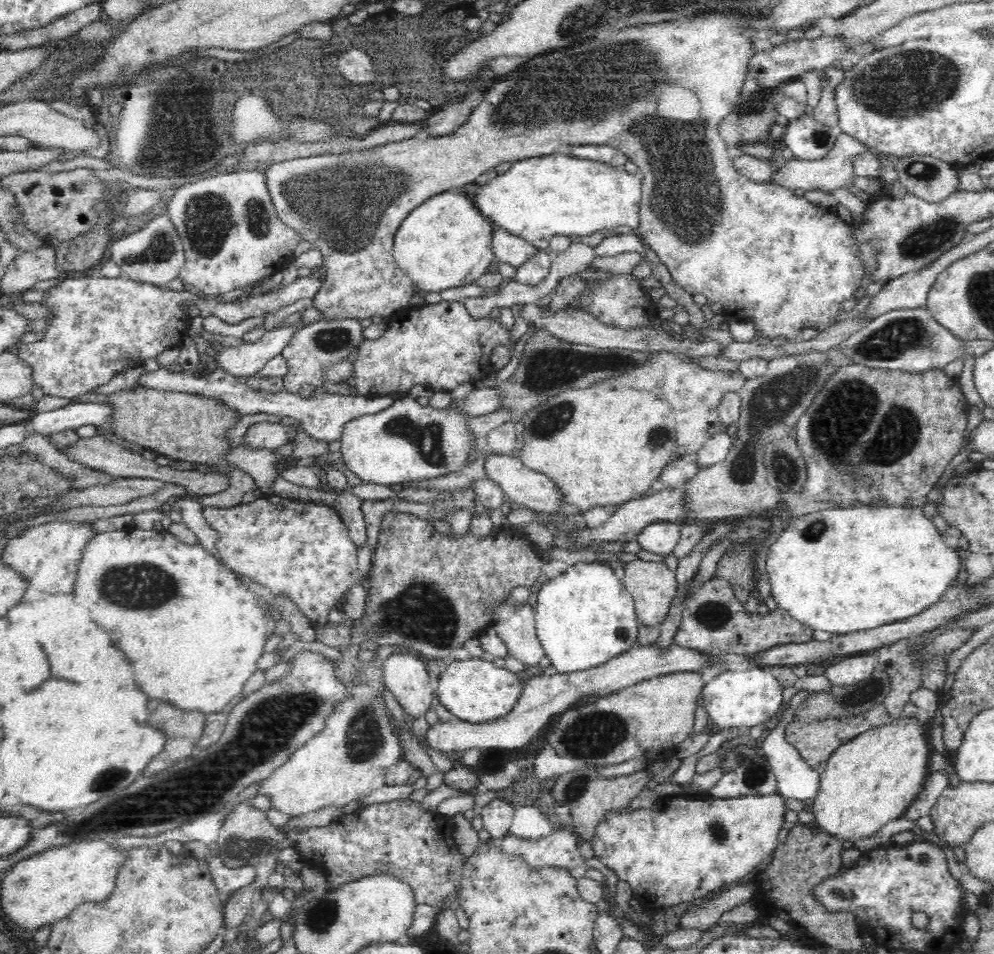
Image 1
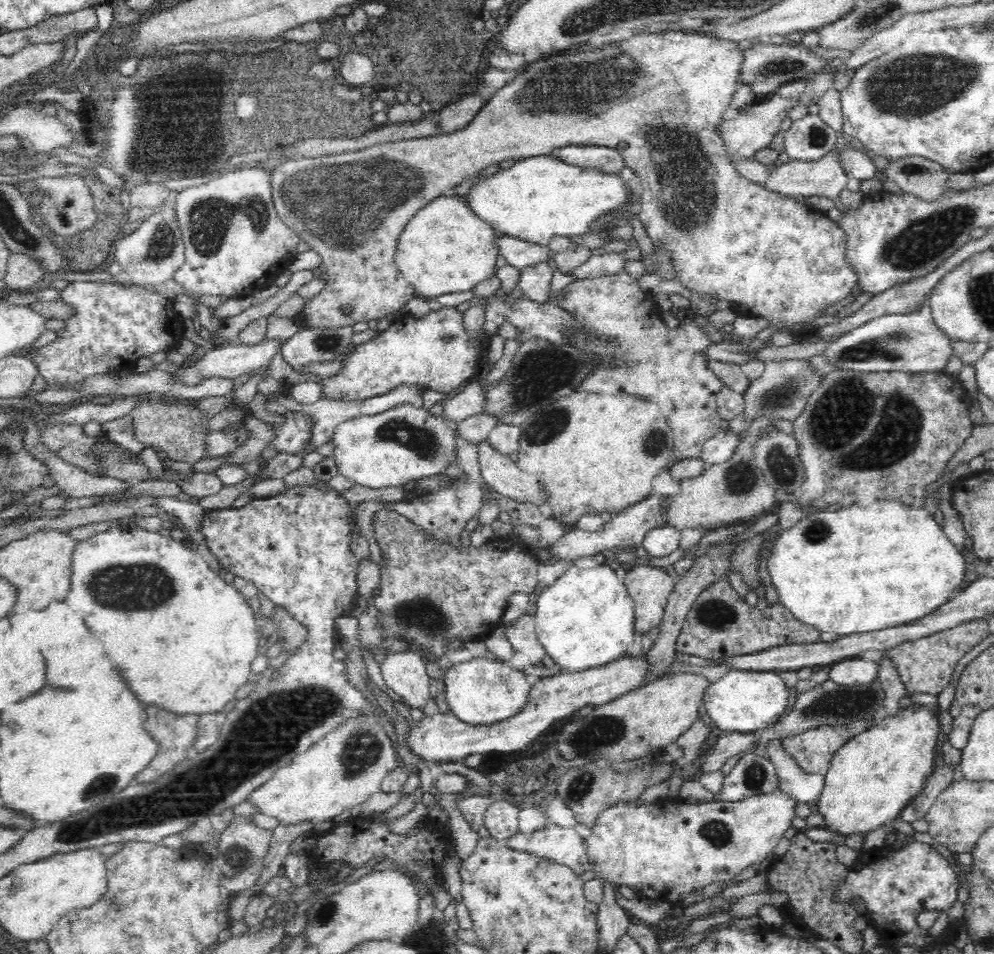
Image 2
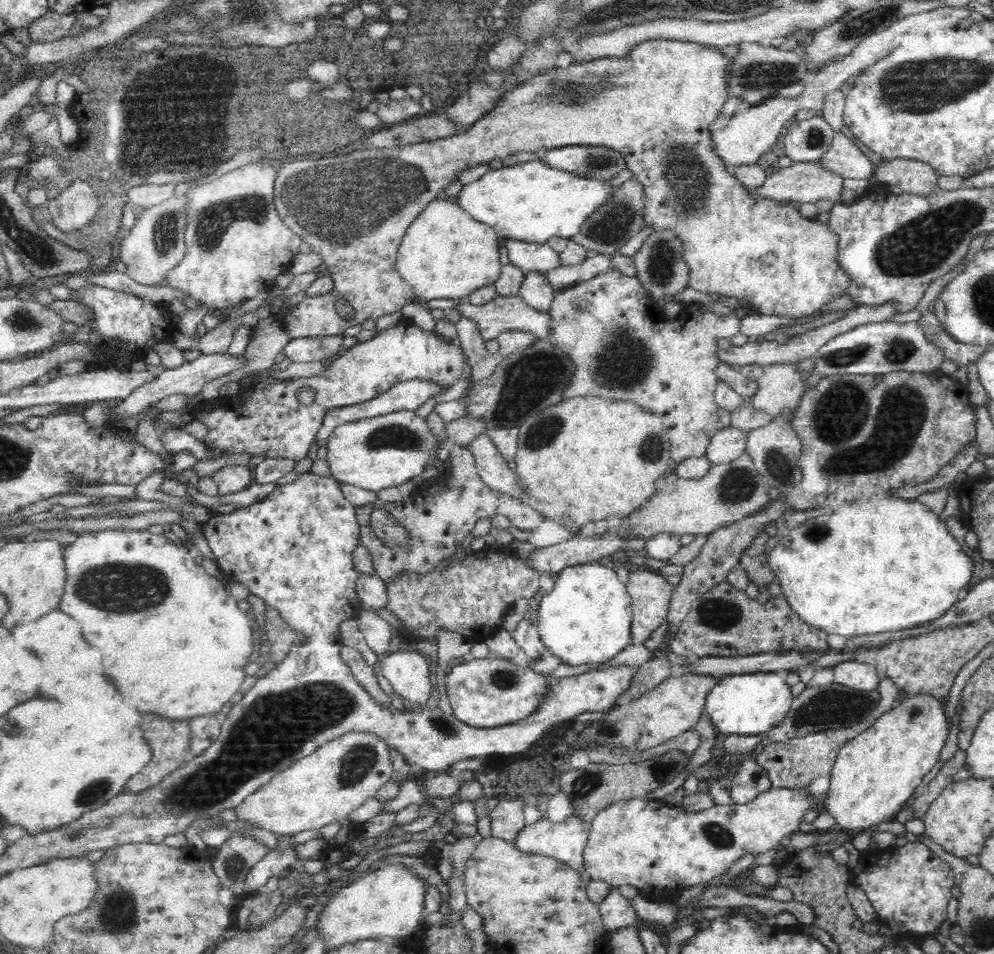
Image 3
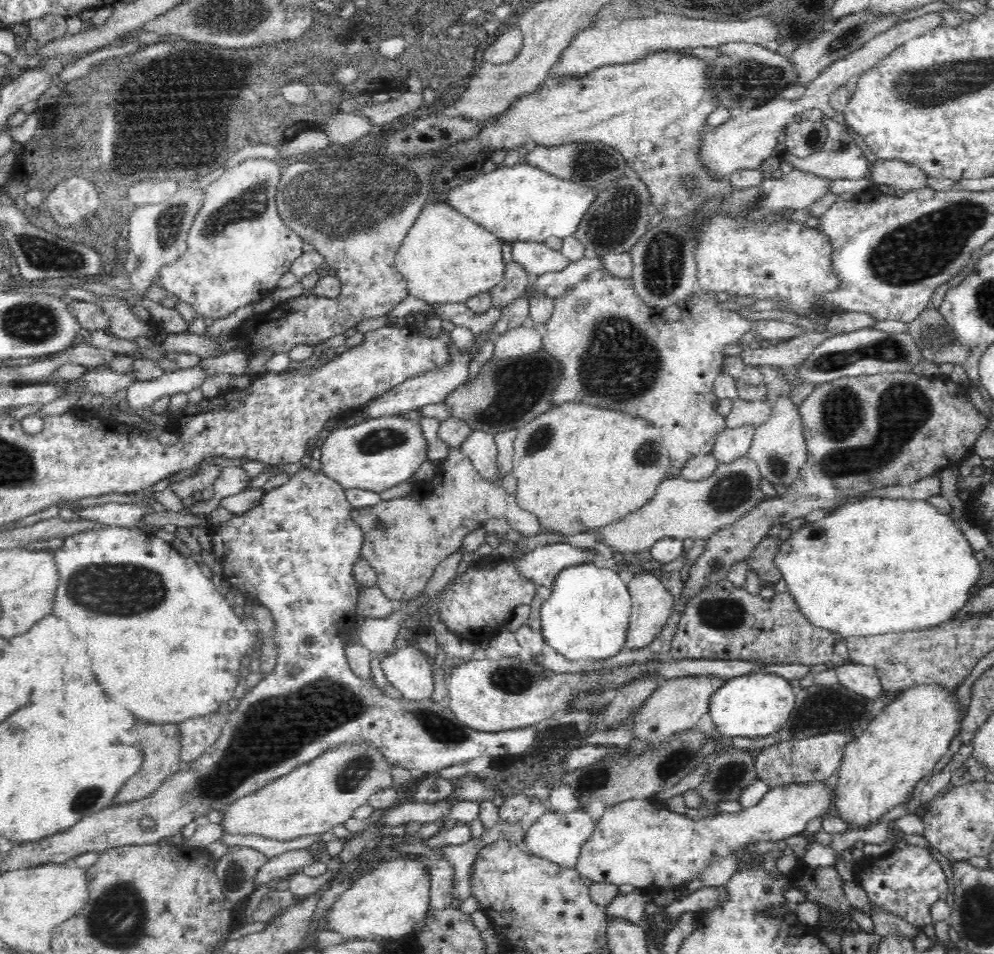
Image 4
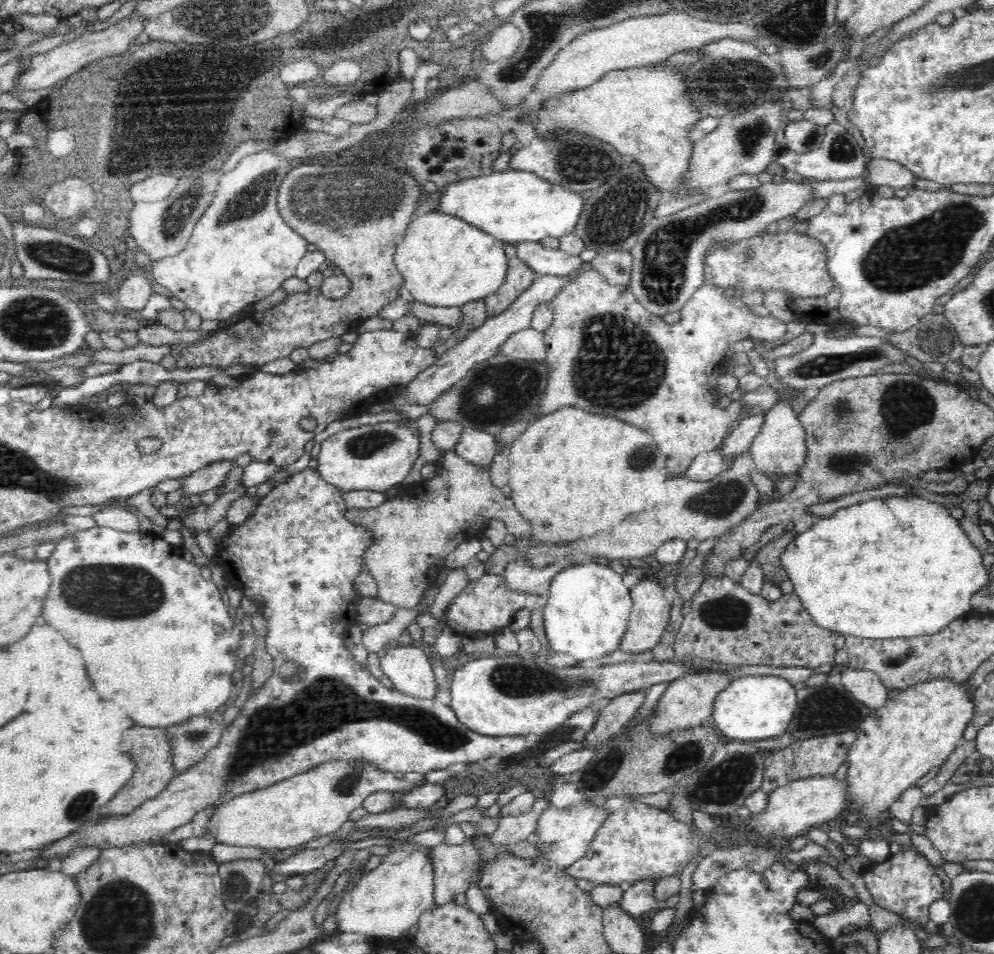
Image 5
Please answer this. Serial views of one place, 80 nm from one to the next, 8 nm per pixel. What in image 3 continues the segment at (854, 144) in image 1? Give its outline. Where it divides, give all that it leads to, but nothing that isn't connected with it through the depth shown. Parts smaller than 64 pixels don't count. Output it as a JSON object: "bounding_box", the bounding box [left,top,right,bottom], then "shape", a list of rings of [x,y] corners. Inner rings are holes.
{"bounding_box":[752,161,844,204],"shape":[[[820,161],[794,162],[790,167],[782,167],[778,172],[767,175],[762,186],[752,188],[756,197],[766,197],[766,199],[788,204],[790,202],[816,203],[818,200],[824,199],[838,203],[842,190],[844,190],[844,179],[840,175],[824,169]]]}

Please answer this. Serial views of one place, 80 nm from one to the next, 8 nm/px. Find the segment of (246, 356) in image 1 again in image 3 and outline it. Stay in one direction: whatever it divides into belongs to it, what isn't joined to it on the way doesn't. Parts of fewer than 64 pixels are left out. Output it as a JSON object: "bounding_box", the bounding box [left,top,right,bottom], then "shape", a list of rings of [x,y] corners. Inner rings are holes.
{"bounding_box":[109,352,248,416],"shape":[[[219,352],[216,354],[202,354],[193,361],[185,361],[180,367],[166,369],[161,374],[156,376],[152,382],[148,382],[136,388],[128,398],[122,399],[122,402],[110,409],[109,416],[128,416],[137,415],[142,412],[145,408],[148,408],[150,404],[166,398],[171,394],[184,394],[194,395],[204,388],[206,382],[214,380],[214,378],[222,378],[222,376],[228,376],[230,372],[234,370],[240,370],[240,368],[246,367],[248,364],[248,357],[246,353],[240,356],[233,356],[226,352]]]}

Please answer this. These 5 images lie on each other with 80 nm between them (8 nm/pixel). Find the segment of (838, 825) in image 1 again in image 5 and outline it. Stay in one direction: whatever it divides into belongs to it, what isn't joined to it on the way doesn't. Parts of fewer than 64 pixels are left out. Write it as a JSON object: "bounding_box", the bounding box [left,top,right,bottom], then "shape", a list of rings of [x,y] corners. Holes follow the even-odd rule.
{"bounding_box":[844,678,974,820],"shape":[[[934,678],[894,692],[887,704],[860,723],[847,752],[844,781],[850,788],[854,814],[874,820],[902,792],[915,786],[918,778],[934,766],[942,766],[974,714],[972,694],[966,694],[964,684],[952,684],[948,678]]]}

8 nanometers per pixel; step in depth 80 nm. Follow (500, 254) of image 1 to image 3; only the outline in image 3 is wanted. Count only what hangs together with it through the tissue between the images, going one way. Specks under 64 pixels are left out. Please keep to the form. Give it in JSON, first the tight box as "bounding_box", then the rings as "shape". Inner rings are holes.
{"bounding_box":[502,239,560,272],"shape":[[[514,239],[502,240],[508,251],[509,262],[526,272],[548,272],[559,266],[560,254],[547,243],[529,243]]]}

